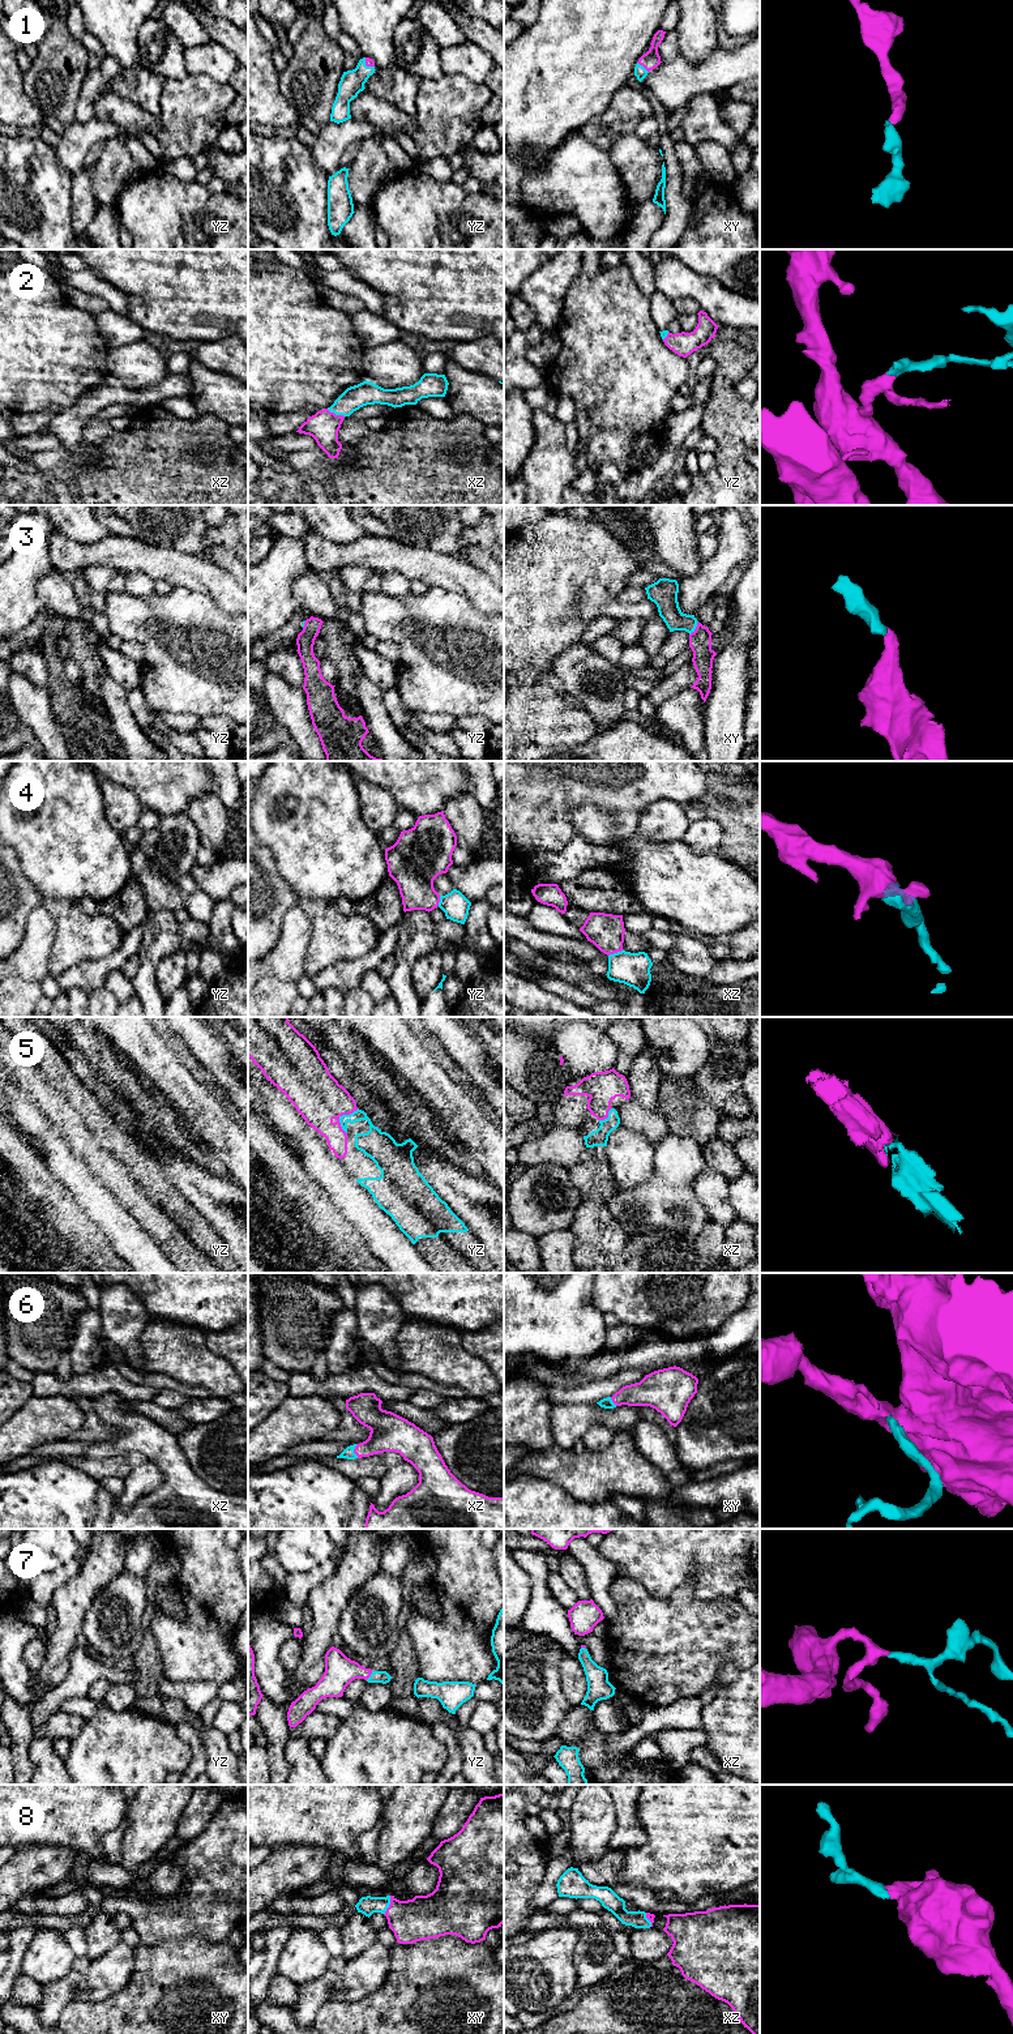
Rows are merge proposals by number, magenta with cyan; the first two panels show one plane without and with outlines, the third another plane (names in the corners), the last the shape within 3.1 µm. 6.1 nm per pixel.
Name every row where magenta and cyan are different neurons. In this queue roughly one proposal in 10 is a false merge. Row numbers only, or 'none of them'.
none of them

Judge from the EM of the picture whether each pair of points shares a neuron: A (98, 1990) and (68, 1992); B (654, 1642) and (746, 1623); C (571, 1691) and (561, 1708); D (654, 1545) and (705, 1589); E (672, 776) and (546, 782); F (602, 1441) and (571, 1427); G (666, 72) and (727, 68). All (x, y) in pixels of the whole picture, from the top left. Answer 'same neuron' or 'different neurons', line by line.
A: same neuron
B: same neuron
C: different neurons
D: same neuron
E: same neuron
F: different neurons
G: same neuron

